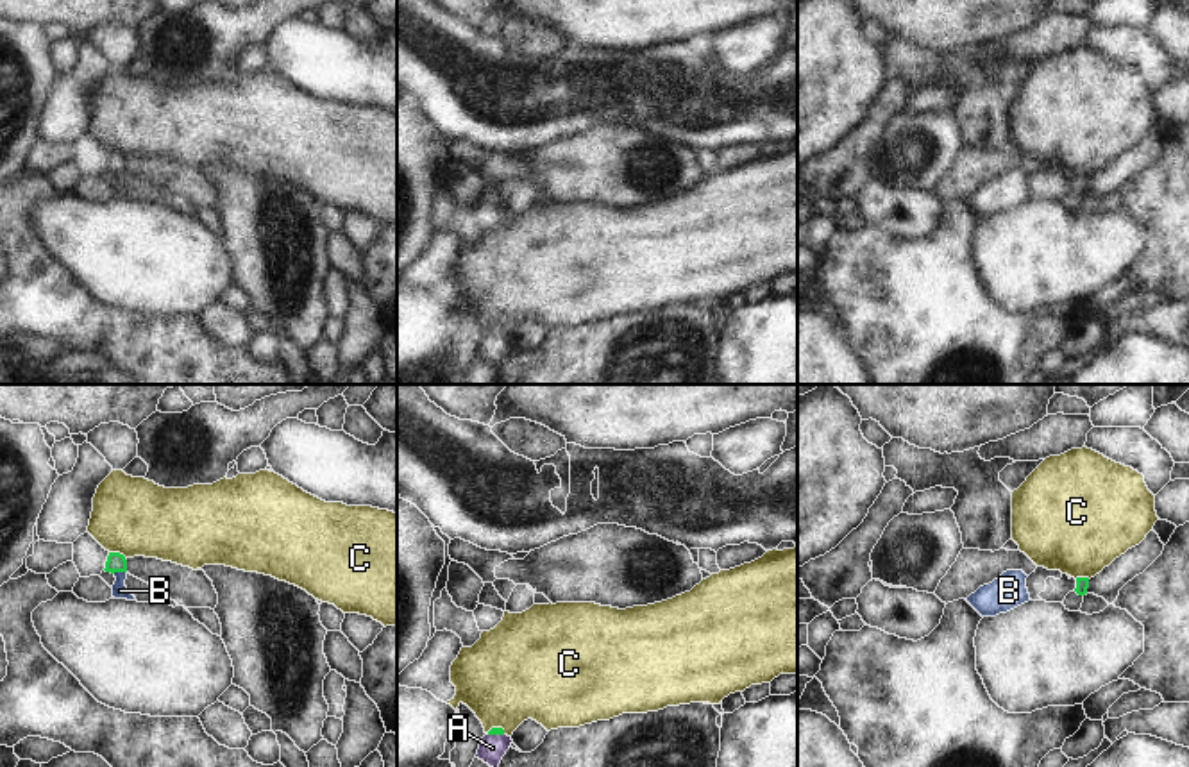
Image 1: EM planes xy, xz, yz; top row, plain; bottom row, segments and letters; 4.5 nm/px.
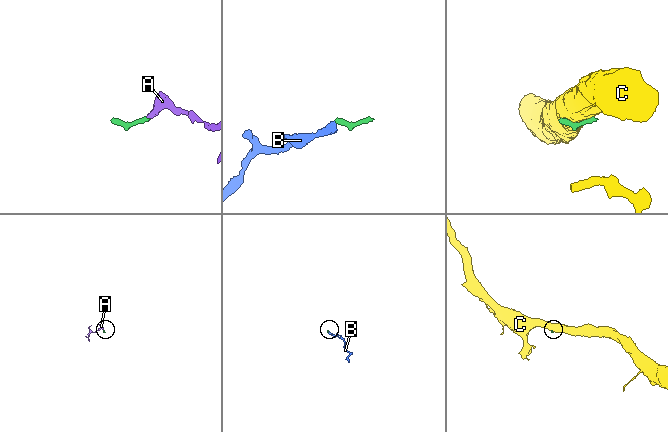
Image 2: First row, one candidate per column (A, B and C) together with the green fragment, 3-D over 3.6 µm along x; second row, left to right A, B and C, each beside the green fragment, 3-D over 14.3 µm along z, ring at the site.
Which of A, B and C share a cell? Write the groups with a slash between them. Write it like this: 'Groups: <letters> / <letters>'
Groups: A B / C.

